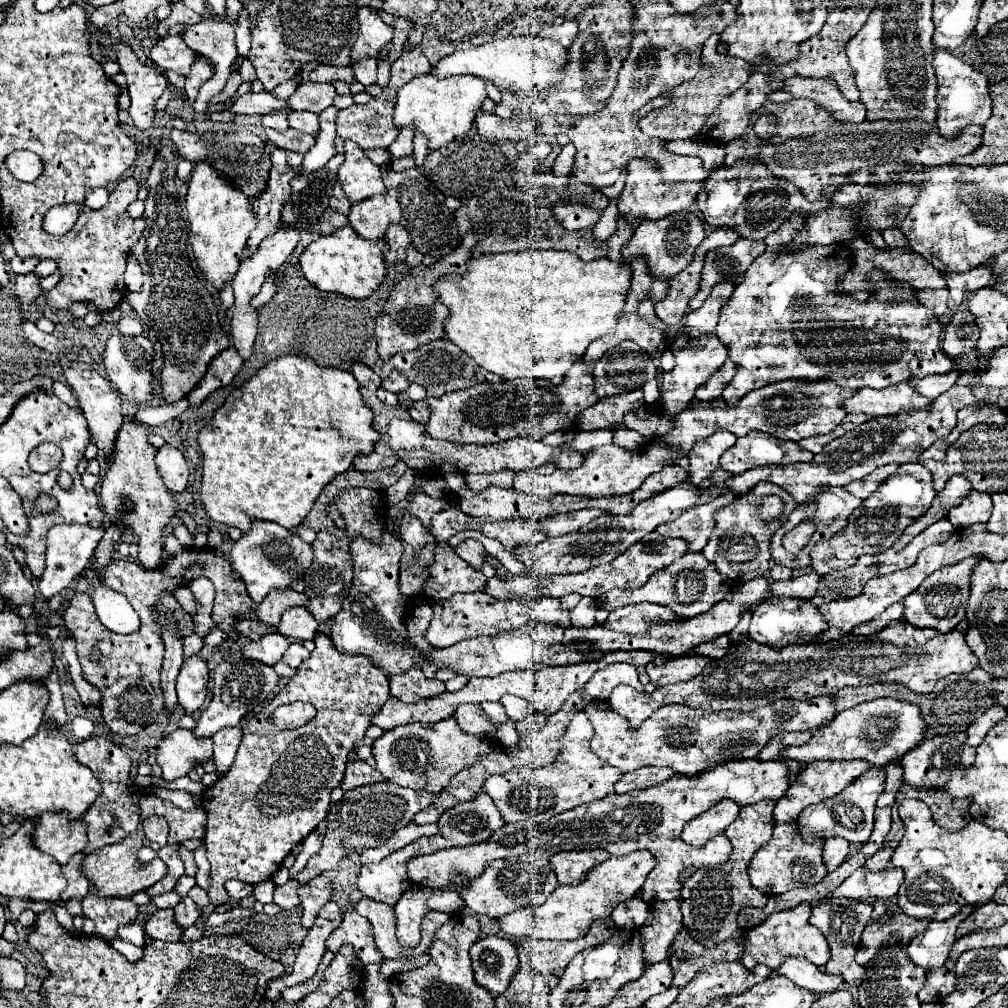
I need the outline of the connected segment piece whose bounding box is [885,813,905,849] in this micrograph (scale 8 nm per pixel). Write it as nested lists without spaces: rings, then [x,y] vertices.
[[[893,813],[893,827],[891,827],[891,831],[889,831],[887,839],[885,839],[885,847],[893,847],[893,849],[895,849],[895,847],[899,845],[899,841],[901,841],[903,833],[905,833],[903,821],[901,821],[899,813]]]

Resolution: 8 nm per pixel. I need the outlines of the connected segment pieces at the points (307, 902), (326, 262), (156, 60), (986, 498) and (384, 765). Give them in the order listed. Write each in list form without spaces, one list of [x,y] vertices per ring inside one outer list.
[[[315,877],[309,883],[301,885],[297,889],[297,895],[301,897],[301,905],[303,905],[303,915],[301,915],[301,923],[305,929],[311,929],[319,909],[331,899],[331,879],[329,877]]]
[[[349,225],[335,229],[331,235],[321,235],[317,241],[309,243],[301,253],[303,275],[321,291],[341,293],[355,299],[369,297],[385,277],[385,259],[387,241],[367,241],[359,237]]]
[[[165,35],[157,39],[157,43],[151,47],[149,59],[161,71],[175,71],[187,75],[195,53],[181,41],[179,35]]]
[[[971,491],[963,499],[961,505],[951,509],[951,513],[947,517],[957,529],[965,529],[967,525],[985,523],[991,517],[991,509],[993,509],[993,505],[991,505],[991,495],[989,493]]]
[[[443,719],[435,725],[423,725],[423,723],[411,723],[403,727],[395,727],[391,731],[385,731],[375,743],[373,743],[373,757],[377,759],[377,771],[383,773],[389,781],[409,787],[409,789],[425,789],[431,793],[439,793],[449,785],[449,779],[471,767],[473,761],[485,753],[489,753],[493,747],[485,745],[481,737],[461,733],[457,721]]]

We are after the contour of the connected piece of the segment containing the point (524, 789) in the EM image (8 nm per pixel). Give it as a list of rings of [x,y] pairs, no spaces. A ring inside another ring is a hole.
[[[579,711],[573,715],[569,727],[565,729],[559,741],[561,745],[559,755],[555,757],[553,763],[545,767],[521,767],[509,773],[487,777],[483,787],[495,801],[505,823],[517,823],[517,821],[545,823],[553,815],[597,801],[615,791],[613,785],[621,779],[621,773],[615,767],[609,767],[603,759],[599,759],[591,751],[589,741],[593,737],[593,731],[595,729],[587,713]]]

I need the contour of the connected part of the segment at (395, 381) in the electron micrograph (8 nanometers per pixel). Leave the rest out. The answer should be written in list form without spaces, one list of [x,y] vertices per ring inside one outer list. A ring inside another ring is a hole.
[[[393,369],[391,373],[389,373],[389,377],[387,379],[383,379],[383,383],[381,383],[381,387],[385,389],[385,391],[393,391],[393,393],[397,393],[397,391],[407,391],[409,389],[409,381],[403,377],[403,373],[399,373],[397,369]]]

